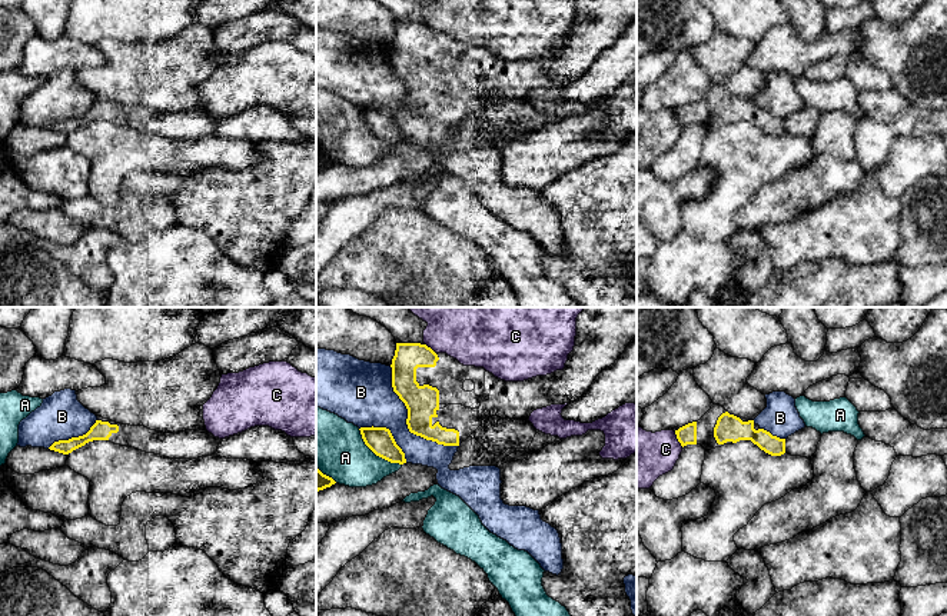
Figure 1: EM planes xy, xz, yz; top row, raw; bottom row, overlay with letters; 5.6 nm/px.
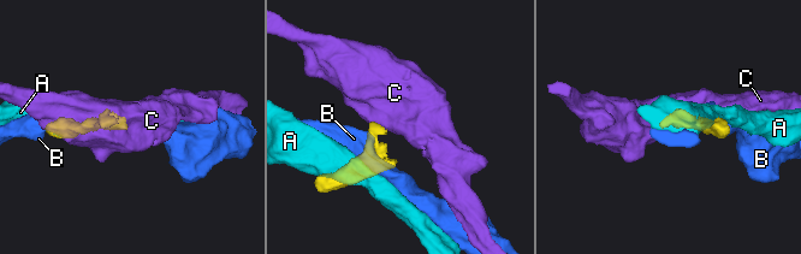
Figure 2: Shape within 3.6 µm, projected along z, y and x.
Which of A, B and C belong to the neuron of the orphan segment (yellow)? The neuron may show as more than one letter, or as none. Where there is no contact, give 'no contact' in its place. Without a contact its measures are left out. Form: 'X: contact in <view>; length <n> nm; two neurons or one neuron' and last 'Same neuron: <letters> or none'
A: contact in xz; length 320 nm; two neurons
B: contact in xz; length 600 nm; two neurons
C: contact in yz; length 100 nm; two neurons
Same neuron: none

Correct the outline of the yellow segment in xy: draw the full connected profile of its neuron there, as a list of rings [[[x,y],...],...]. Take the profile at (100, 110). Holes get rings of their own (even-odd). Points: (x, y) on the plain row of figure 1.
[[[96,100],[86,114],[54,121],[49,129],[69,134],[93,120],[109,120],[114,124],[134,127],[169,139],[199,139],[216,134],[222,119],[215,117],[206,109],[163,113],[144,106]]]

